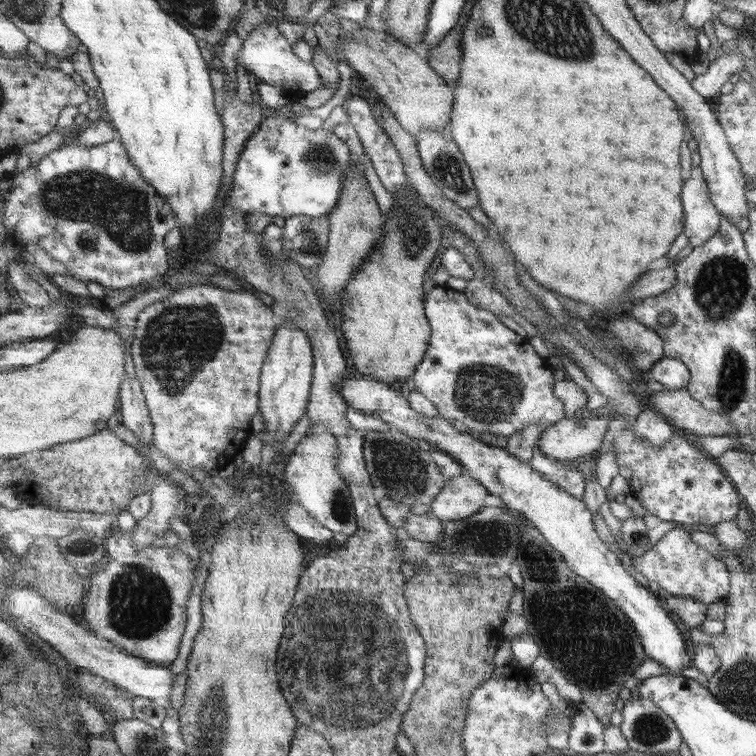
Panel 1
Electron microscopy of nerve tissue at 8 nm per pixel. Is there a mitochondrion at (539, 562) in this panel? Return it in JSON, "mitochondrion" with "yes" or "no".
{"mitochondrion":"yes"}

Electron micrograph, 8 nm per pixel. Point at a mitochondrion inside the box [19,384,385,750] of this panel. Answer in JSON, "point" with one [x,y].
{"point":[139,603]}

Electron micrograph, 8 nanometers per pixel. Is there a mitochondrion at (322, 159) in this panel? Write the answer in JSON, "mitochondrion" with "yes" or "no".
{"mitochondrion":"yes"}

